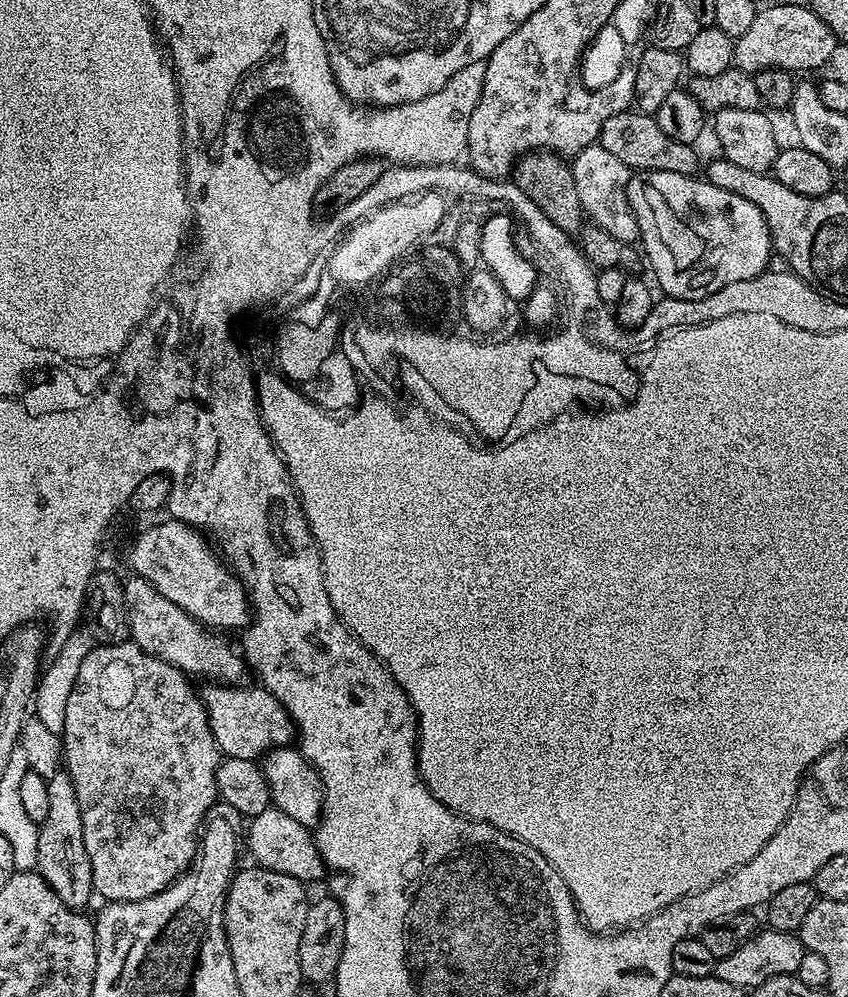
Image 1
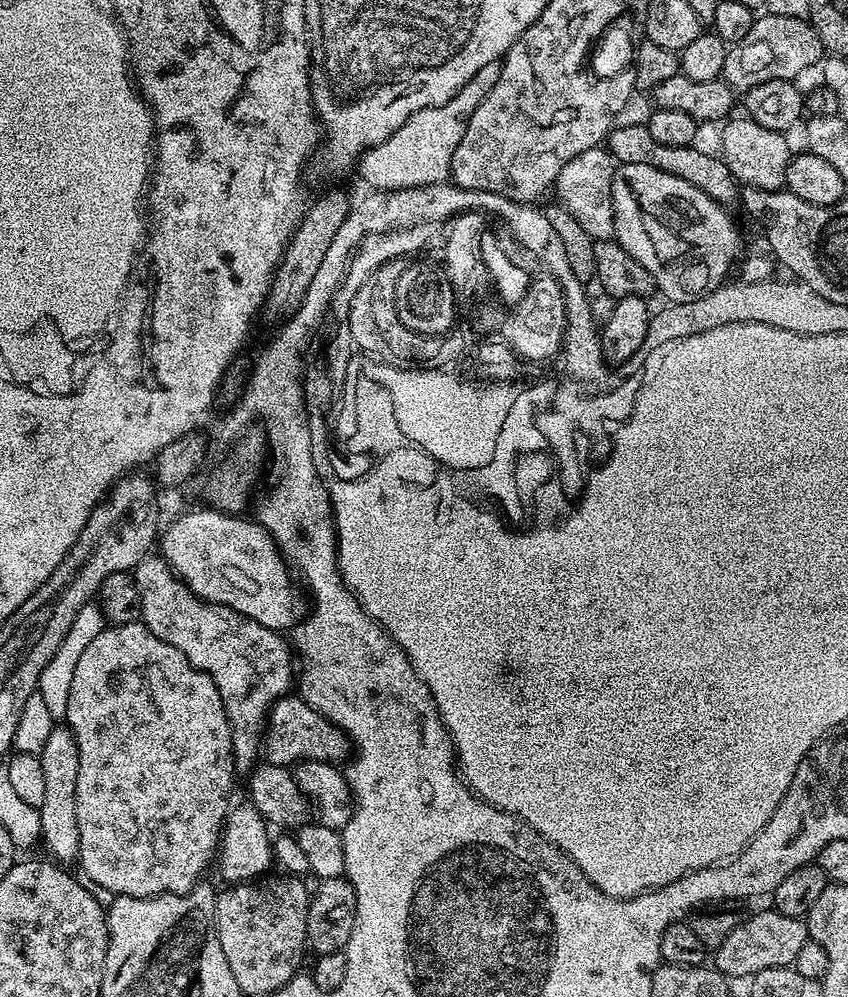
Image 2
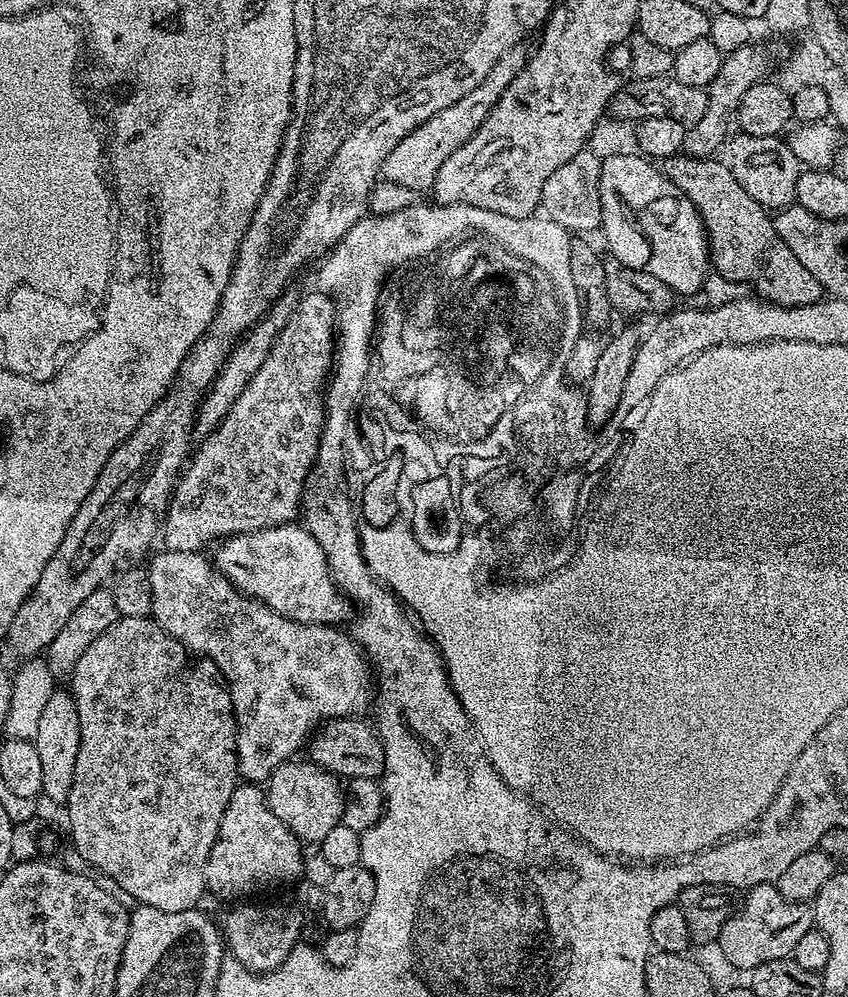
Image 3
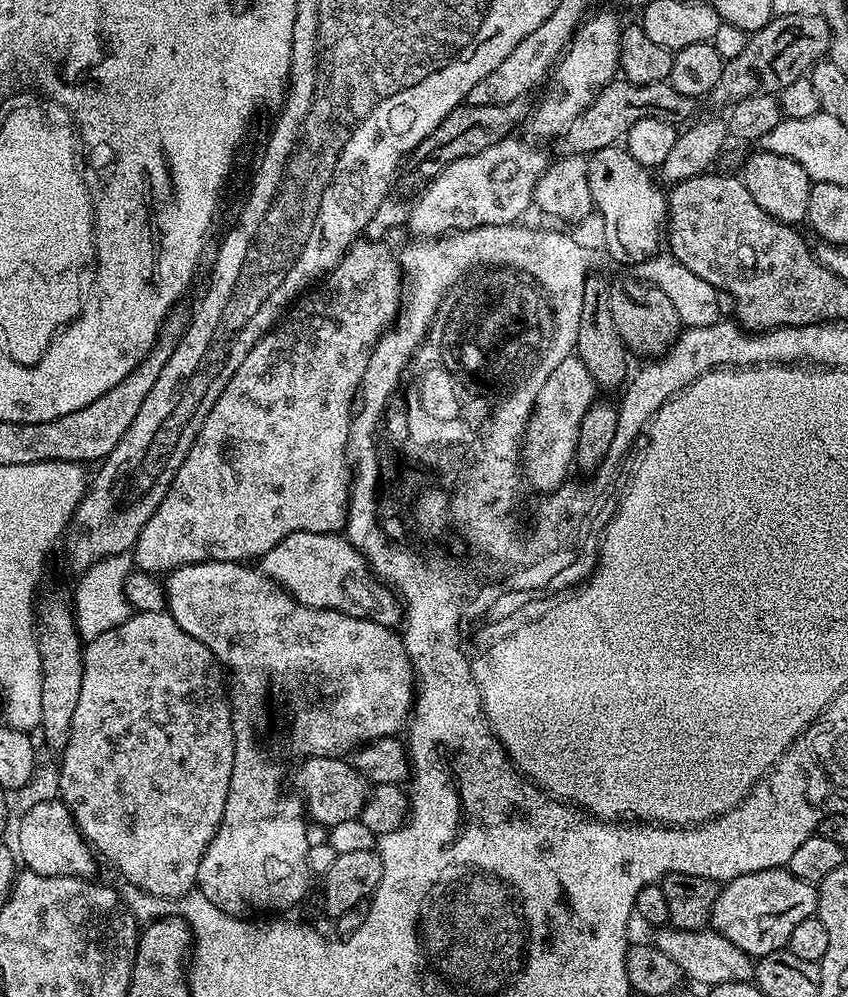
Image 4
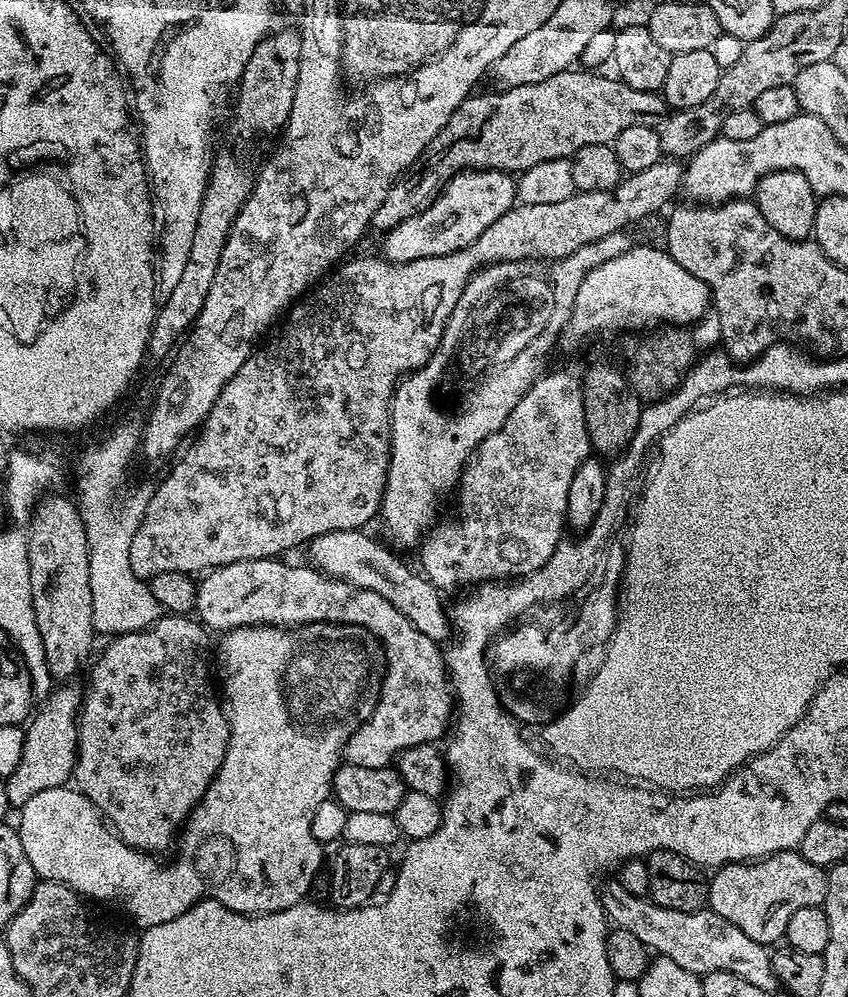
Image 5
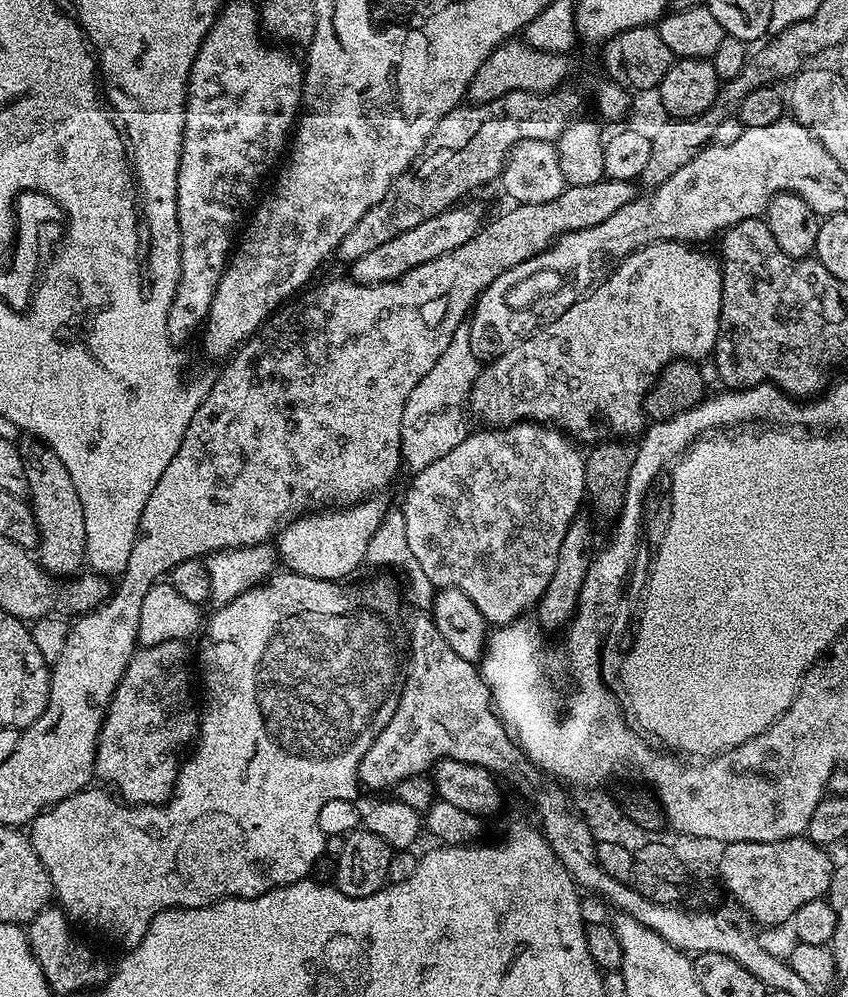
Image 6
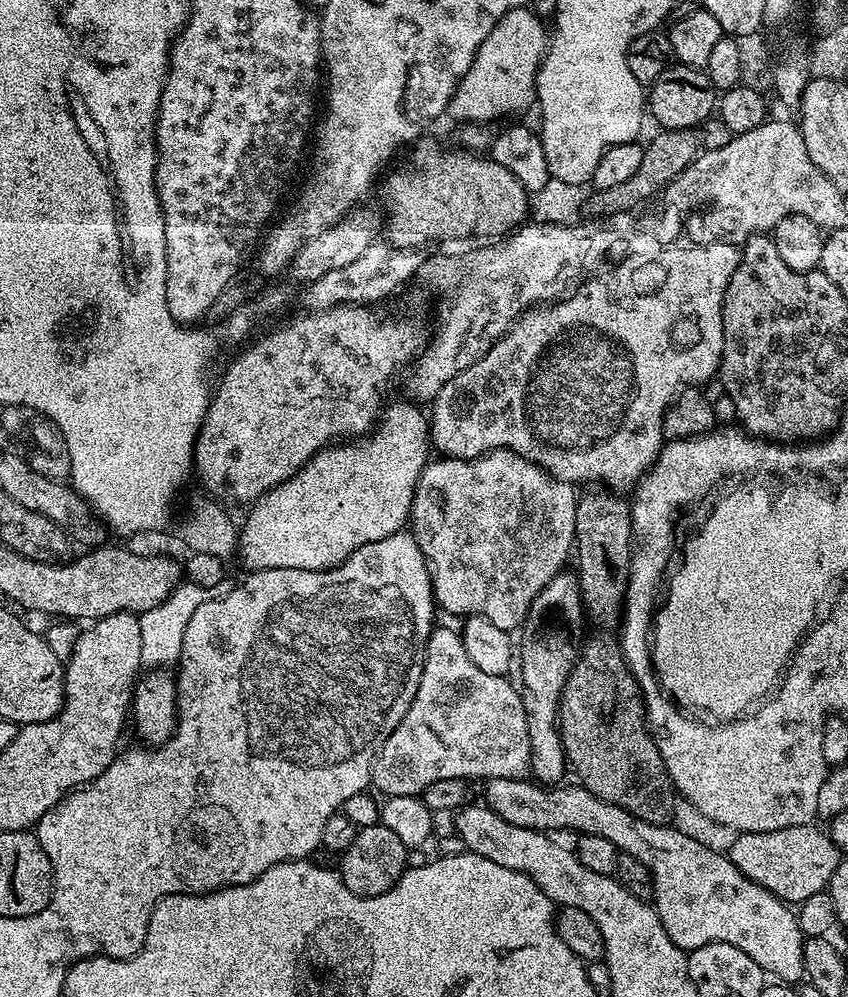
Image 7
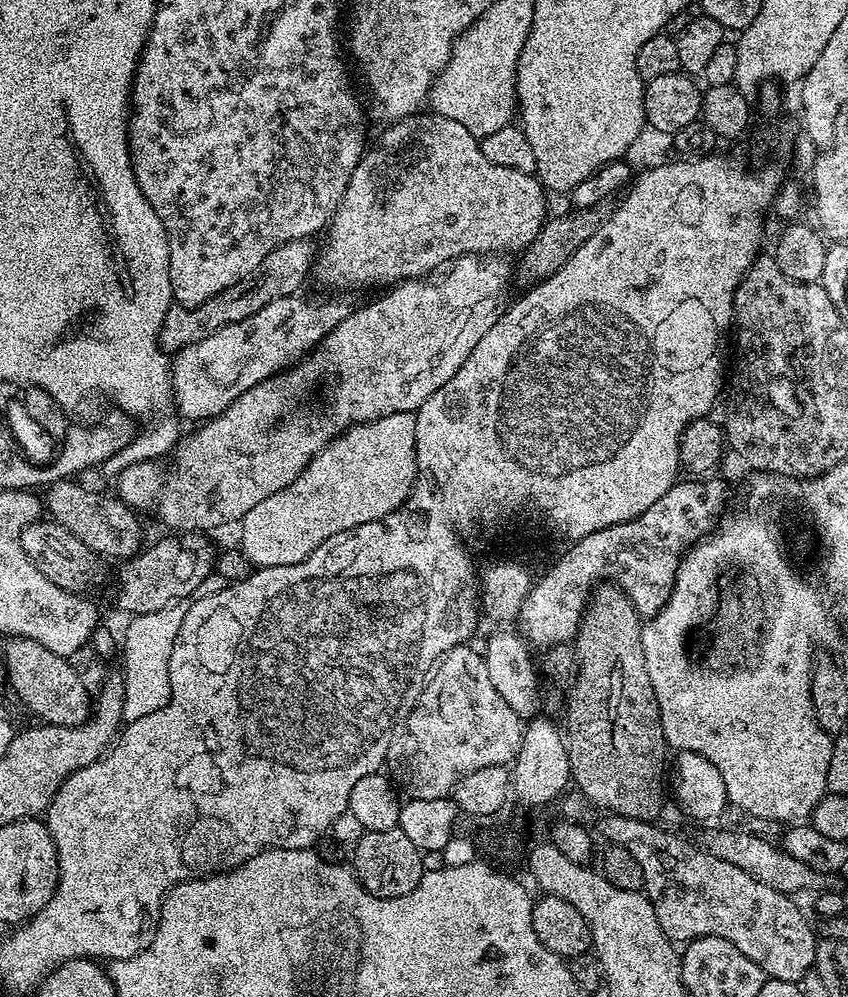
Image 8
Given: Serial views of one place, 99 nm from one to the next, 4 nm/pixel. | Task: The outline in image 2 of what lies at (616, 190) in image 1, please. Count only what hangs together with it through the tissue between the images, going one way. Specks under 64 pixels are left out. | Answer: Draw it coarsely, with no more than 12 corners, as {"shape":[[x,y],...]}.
{"shape":[[601,146],[570,158],[555,199],[593,240],[615,237],[618,164]]}

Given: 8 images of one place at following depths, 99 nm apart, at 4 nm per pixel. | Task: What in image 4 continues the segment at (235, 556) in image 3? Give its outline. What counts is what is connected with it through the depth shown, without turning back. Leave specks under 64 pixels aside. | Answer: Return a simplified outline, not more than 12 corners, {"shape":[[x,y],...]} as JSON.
{"shape":[[290,534],[259,571],[299,604],[391,625],[396,592],[351,539]]}

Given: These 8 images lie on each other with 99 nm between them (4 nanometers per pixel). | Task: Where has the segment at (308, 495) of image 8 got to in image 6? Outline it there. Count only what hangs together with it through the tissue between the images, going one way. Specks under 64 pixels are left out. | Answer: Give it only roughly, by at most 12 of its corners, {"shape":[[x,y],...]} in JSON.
{"shape":[[388,504],[307,513],[276,536],[299,576],[344,580],[365,563]]}

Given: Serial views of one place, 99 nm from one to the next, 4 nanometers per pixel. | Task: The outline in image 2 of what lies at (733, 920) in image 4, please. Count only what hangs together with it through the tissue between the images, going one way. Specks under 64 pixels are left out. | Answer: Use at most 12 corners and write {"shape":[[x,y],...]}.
{"shape":[[760,912],[726,934],[714,967],[729,978],[795,965],[801,917]]}

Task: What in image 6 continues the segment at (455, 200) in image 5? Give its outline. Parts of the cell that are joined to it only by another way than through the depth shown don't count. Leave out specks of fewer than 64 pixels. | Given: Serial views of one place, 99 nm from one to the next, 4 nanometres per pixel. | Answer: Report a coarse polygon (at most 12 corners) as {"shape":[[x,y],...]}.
{"shape":[[467,204],[351,261],[358,284],[385,284],[458,250],[482,227]]}

